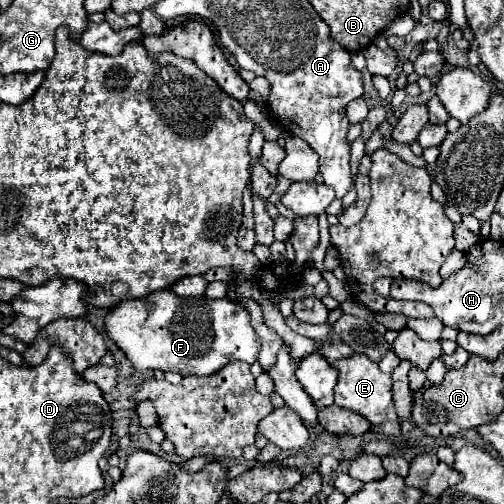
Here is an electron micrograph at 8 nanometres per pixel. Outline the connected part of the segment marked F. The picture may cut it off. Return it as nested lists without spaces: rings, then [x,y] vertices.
[[[156,291],[142,299],[128,299],[114,307],[106,317],[106,331],[110,339],[126,353],[130,363],[144,371],[144,369],[160,369],[160,371],[174,371],[180,375],[210,375],[216,373],[230,361],[246,361],[254,363],[258,359],[260,341],[256,331],[250,325],[248,311],[230,299],[184,299],[176,297],[172,291]]]

